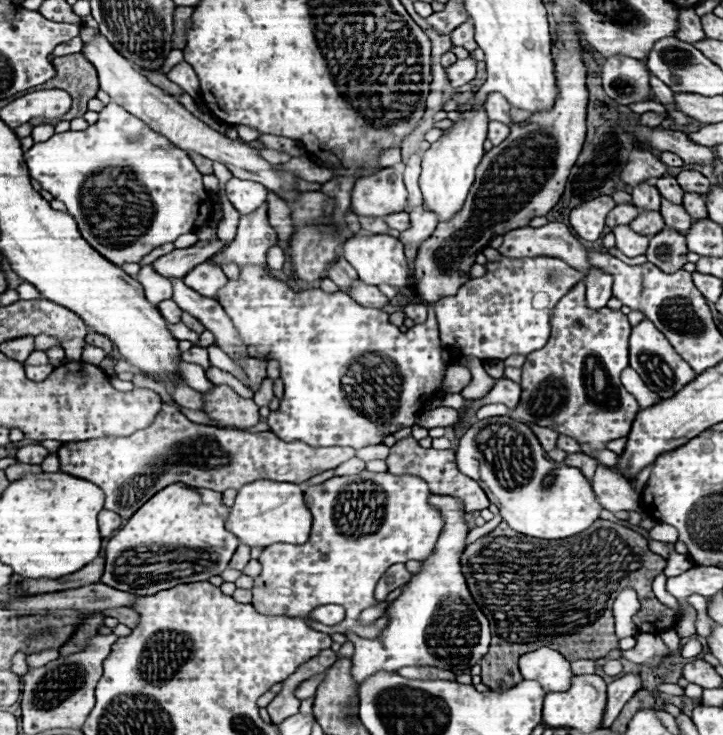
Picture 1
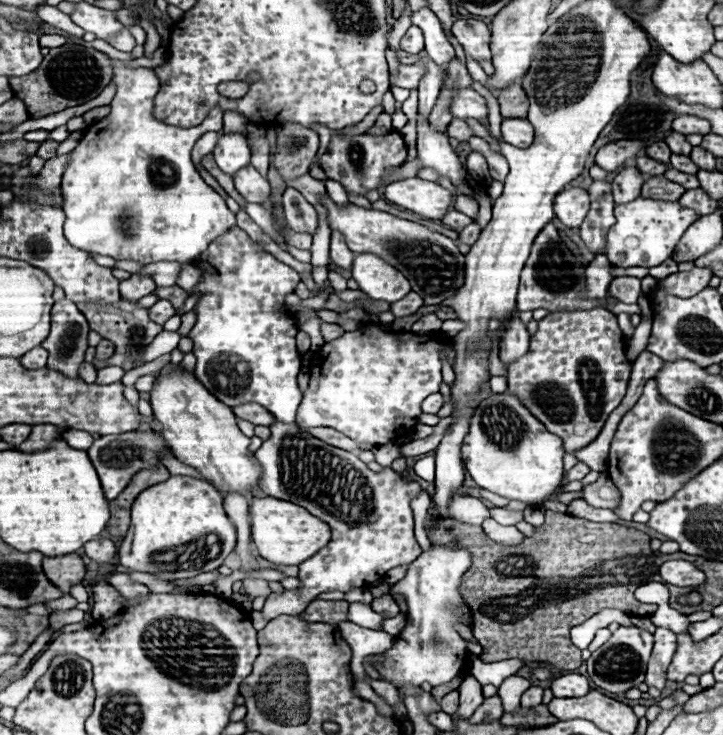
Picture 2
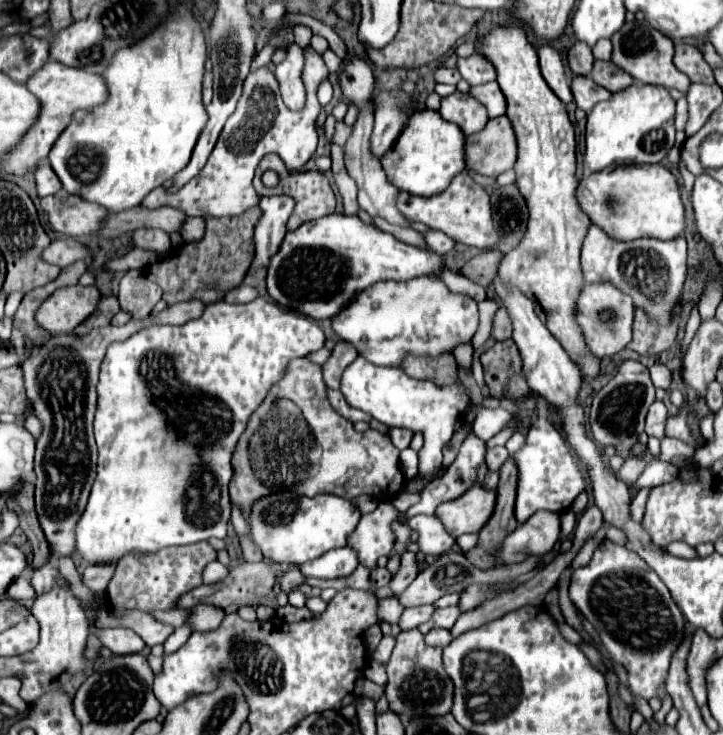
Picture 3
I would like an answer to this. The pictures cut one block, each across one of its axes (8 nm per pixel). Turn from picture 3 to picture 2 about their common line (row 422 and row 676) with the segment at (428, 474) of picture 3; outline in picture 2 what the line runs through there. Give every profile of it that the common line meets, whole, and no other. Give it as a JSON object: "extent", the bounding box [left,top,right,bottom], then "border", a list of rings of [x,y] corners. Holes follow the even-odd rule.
{"extent":[378,546,470,686],"border":[[[432,546],[428,552],[422,552],[418,560],[414,560],[406,572],[406,576],[392,586],[392,594],[404,594],[408,602],[406,626],[398,634],[394,648],[382,654],[384,664],[378,666],[382,678],[392,682],[394,686],[412,682],[422,684],[428,682],[432,686],[440,686],[450,682],[464,666],[466,660],[466,642],[454,630],[454,622],[462,622],[456,614],[446,610],[446,604],[464,604],[458,584],[460,576],[470,568],[470,552],[466,550],[448,550],[442,546]]]}

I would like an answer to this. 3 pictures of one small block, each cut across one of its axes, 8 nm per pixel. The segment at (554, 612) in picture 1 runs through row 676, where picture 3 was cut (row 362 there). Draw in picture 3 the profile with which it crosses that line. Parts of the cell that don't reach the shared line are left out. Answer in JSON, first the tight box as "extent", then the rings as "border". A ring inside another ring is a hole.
{"extent":[482,340,520,398],"border":[[[514,340],[496,342],[494,348],[482,354],[482,366],[484,366],[484,380],[490,388],[490,394],[494,398],[500,398],[504,382],[520,372],[520,354],[516,352]]]}

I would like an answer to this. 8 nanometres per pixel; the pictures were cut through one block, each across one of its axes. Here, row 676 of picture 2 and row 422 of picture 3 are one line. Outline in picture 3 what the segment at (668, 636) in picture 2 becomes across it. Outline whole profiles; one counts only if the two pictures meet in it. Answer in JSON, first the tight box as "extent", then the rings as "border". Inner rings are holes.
{"extent":[646,400,666,438],"border":[[[656,400],[646,416],[646,434],[664,438],[664,428],[666,428],[666,406],[662,400]]]}

